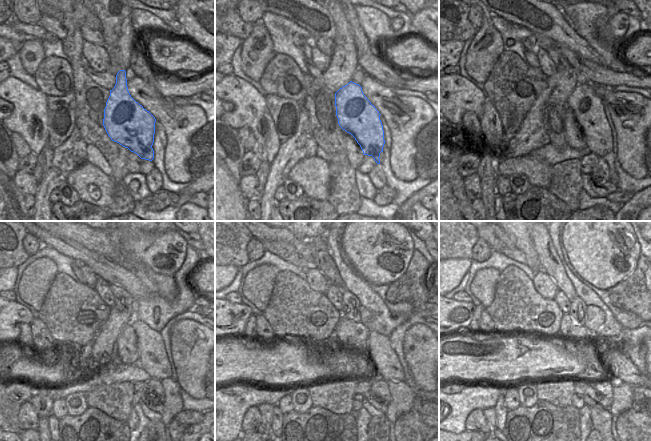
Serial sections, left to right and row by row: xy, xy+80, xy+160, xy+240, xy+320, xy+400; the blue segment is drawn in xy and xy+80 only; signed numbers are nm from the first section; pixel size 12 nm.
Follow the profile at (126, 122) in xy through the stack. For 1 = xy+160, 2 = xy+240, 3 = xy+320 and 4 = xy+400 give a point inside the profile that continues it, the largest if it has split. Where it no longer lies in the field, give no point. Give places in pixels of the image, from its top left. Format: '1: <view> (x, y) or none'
1: xy+160 (588, 108)
2: xy+240 (153, 359)
3: xy+320 (387, 366)
4: xy+400 (623, 368)

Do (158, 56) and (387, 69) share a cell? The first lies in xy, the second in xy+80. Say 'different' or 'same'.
different

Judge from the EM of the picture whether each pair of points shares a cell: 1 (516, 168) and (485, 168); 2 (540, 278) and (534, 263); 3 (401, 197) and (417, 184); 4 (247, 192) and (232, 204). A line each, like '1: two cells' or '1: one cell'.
1: two cells
2: two cells
3: one cell
4: two cells

